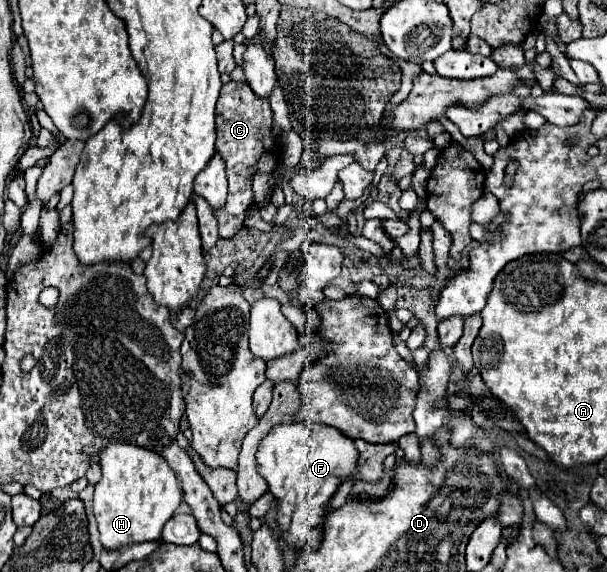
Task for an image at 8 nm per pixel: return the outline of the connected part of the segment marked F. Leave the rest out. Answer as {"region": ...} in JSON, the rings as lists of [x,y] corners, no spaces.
{"region":[[[295,421],[289,425],[275,425],[261,441],[257,463],[259,473],[269,483],[269,491],[279,501],[277,521],[285,531],[287,543],[299,549],[317,549],[321,541],[321,523],[327,503],[341,485],[341,481],[357,473],[357,447],[353,439],[329,425]]]}

